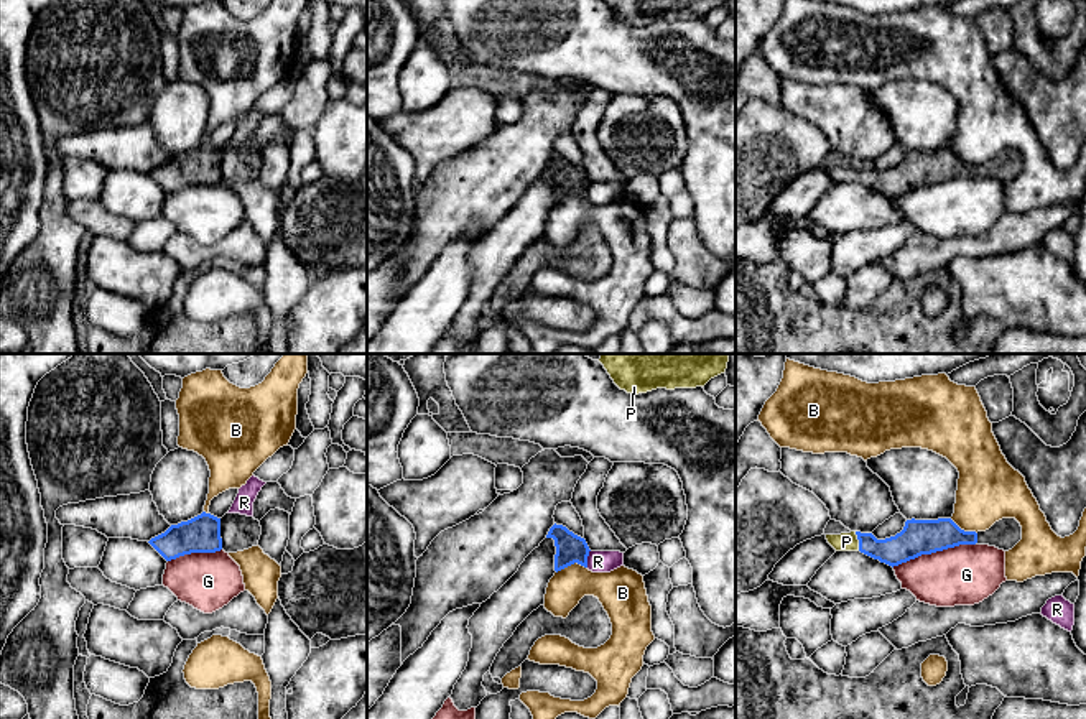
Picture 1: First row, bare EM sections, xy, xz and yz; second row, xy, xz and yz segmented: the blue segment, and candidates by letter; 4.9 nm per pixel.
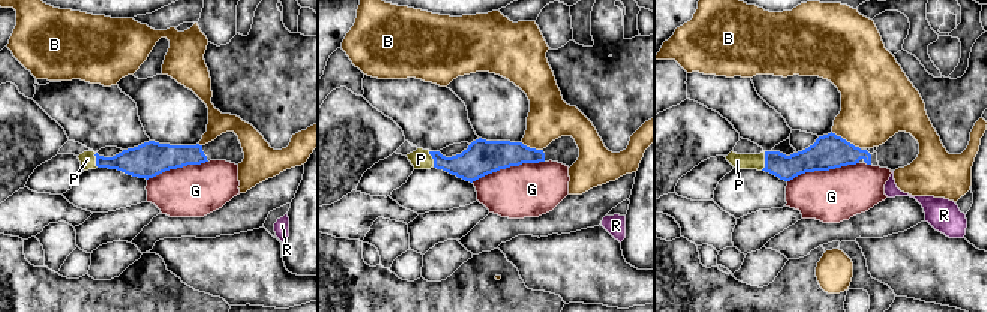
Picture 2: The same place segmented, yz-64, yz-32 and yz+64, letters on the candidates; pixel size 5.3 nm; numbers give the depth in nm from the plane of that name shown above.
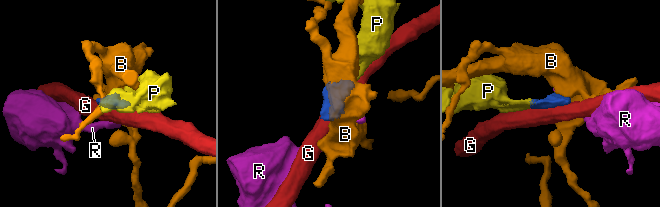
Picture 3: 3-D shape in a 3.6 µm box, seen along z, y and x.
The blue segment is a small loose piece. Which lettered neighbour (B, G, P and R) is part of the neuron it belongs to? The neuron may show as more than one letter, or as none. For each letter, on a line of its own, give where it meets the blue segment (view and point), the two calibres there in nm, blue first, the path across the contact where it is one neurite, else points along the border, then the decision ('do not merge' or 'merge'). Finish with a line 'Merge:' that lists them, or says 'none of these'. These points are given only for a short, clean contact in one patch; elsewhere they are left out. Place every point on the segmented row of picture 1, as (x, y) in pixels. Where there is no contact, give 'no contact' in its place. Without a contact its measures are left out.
B: meets blue in xz at (571, 563); 140 nm thick on the blue side, 180 nm on the other; border along xz (586, 566), (571, 563), (556, 573); do not merge
G: meets blue in yz at (933, 552); 180 nm thick on the blue side, 300 nm on the other; do not merge
P: meets blue in yz at (859, 542); 150 nm thick on the blue side, 100 nm on the other; runs through yz (910, 543), (871, 547), (859, 542), (846, 542); merge
R: meets blue in xz at (586, 558); 140 nm thick on the blue side, 110 nm on the other; border along xz (589, 550), (586, 566); do not merge
Merge: P

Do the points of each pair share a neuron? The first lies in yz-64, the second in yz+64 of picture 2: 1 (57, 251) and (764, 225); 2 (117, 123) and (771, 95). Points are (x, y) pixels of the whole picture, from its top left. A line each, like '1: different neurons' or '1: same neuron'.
1: different neurons
2: different neurons

